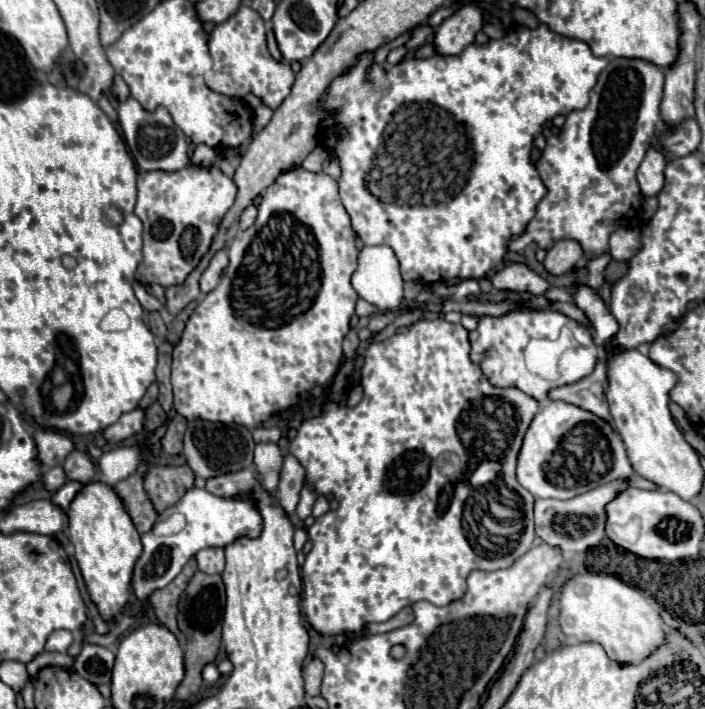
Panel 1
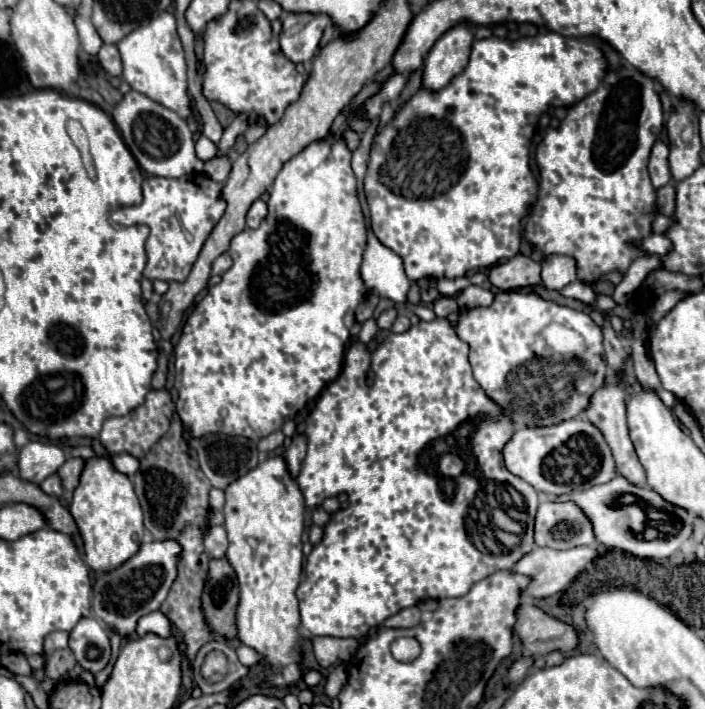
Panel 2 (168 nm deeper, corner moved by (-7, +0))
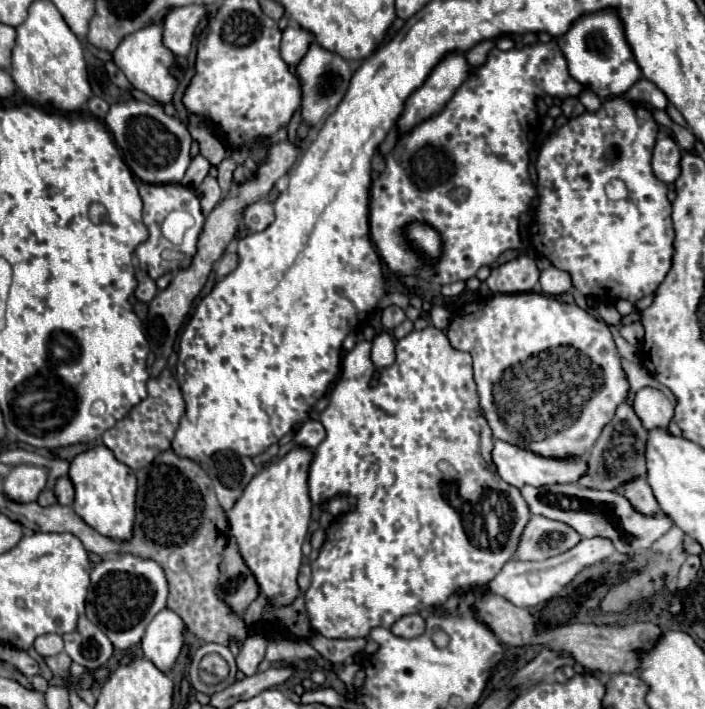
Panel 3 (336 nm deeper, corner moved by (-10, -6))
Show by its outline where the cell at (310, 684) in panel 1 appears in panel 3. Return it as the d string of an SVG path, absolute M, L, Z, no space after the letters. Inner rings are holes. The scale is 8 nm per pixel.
M313 635L307 639L325 659L335 663L351 661L367 643L367 639L327 639L323 635Z

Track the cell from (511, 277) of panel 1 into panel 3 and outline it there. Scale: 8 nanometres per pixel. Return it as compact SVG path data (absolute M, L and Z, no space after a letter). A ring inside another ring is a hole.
M519 255L491 271L485 281L493 293L523 293L533 291L539 283L539 269L533 257Z

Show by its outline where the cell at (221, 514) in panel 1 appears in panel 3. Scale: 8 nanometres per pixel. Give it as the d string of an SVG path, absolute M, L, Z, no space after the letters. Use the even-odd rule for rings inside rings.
M115 555L97 563L91 571L91 585L85 601L85 615L95 623L117 649L137 645L151 619L165 609L167 579L163 569L153 559L135 555Z

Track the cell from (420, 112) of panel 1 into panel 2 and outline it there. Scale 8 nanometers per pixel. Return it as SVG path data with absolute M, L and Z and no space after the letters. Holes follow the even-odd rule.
M546 33L536 37L522 37L518 41L500 39L500 37L488 37L472 43L470 63L464 67L460 75L456 75L446 87L438 91L428 91L424 87L418 89L392 117L390 123L384 125L384 129L374 137L374 143L370 147L370 161L368 171L364 177L364 197L370 211L370 225L374 235L380 239L382 245L396 251L404 261L404 271L408 279L418 281L424 277L432 279L454 279L464 277L466 273L478 271L478 269L490 269L502 259L512 259L518 255L520 243L522 243L522 219L532 213L538 193L538 181L530 171L530 141L534 135L534 129L538 125L538 119L548 111L548 107L572 107L576 101L584 99L588 93L596 91L598 83L608 71L608 59L602 51L602 47L590 39L576 39L576 37L564 37L558 33Z

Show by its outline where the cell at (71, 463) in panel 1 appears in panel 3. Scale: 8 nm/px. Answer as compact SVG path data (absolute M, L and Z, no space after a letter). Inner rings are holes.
M59 477L57 483L55 483L55 489L53 489L55 497L57 497L57 503L59 505L73 505L73 497L75 497L75 489L69 481L69 477Z

